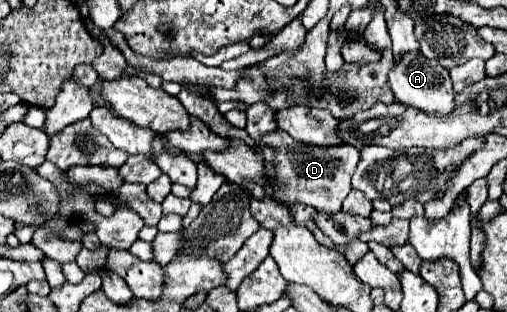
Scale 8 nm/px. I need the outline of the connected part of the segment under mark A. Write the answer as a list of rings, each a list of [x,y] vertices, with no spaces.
[[[407,53],[389,73],[389,87],[397,101],[403,105],[413,105],[433,117],[447,117],[455,109],[455,91],[449,77],[449,71],[437,65],[437,61],[429,61],[423,53]]]

